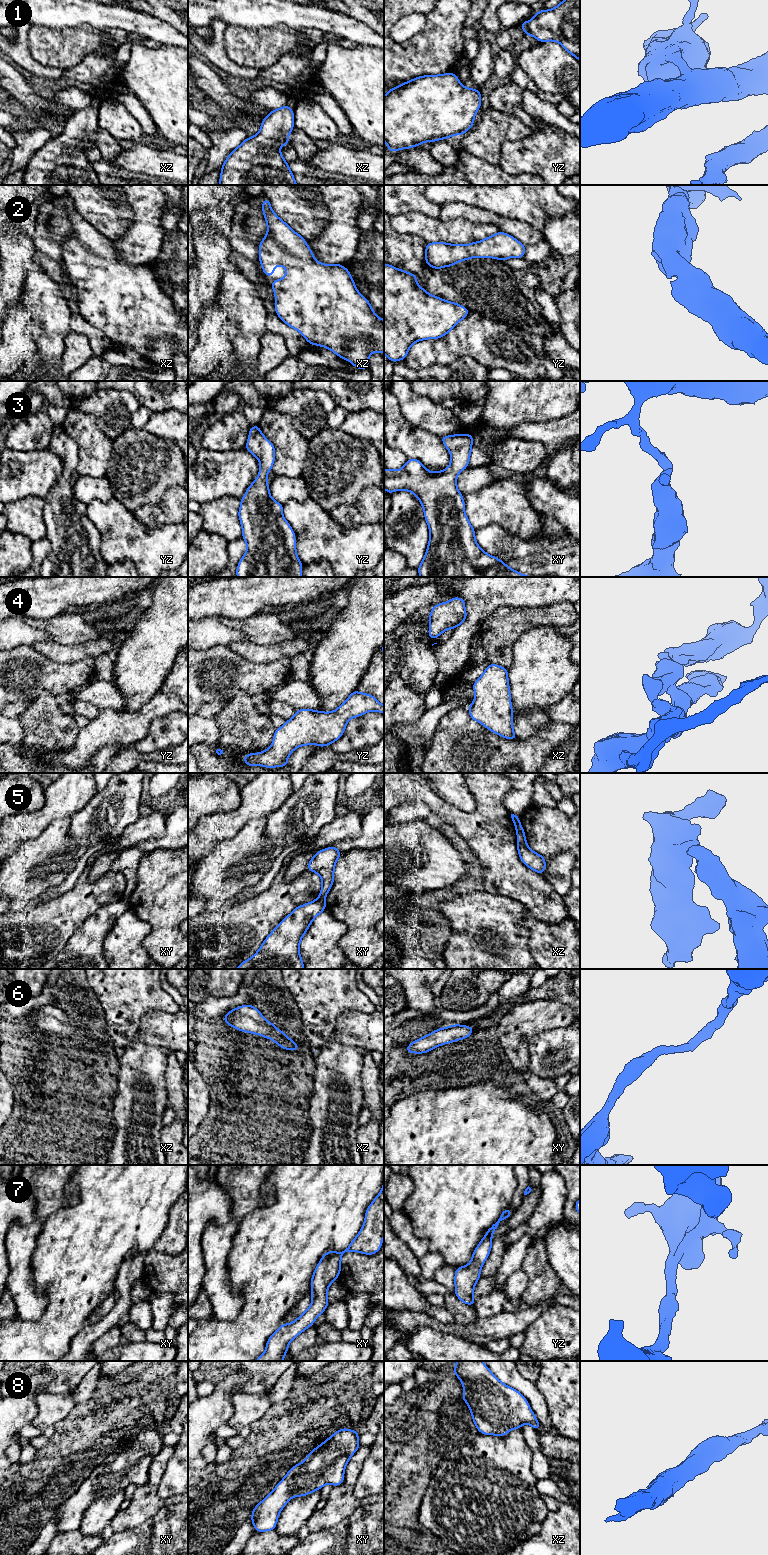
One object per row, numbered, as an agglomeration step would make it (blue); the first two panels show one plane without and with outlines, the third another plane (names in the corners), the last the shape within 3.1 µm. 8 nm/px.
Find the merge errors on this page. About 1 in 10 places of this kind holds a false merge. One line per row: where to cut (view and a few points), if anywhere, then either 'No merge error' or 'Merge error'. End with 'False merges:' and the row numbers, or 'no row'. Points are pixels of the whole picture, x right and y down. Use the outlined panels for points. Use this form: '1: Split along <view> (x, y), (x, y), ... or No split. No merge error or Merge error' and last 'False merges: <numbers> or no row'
1: No split. No merge error
2: No split. No merge error
3: No split. No merge error
4: No split. No merge error
5: Split along xy (319, 896), (324, 899). Merge error
6: No split. No merge error
7: No split. No merge error
8: No split. No merge error
False merges: 5

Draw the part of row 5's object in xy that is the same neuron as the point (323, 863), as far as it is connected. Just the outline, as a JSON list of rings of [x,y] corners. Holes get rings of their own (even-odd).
[[[335,846],[319,850],[307,866],[308,871],[317,873],[322,879],[319,897],[325,899],[334,883],[334,869],[337,859],[342,855]]]

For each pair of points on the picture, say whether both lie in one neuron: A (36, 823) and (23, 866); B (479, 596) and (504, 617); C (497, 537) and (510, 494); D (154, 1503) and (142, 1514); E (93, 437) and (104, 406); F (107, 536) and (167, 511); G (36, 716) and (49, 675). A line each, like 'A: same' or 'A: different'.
A: different
B: different
C: different
D: same
E: different
F: different
G: different

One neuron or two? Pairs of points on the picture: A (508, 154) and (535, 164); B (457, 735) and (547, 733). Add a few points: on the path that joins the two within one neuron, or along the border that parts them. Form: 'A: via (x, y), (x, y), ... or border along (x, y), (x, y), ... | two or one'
A: via (515, 155), (528, 157) | one
B: via (479, 750), (525, 750) | one

